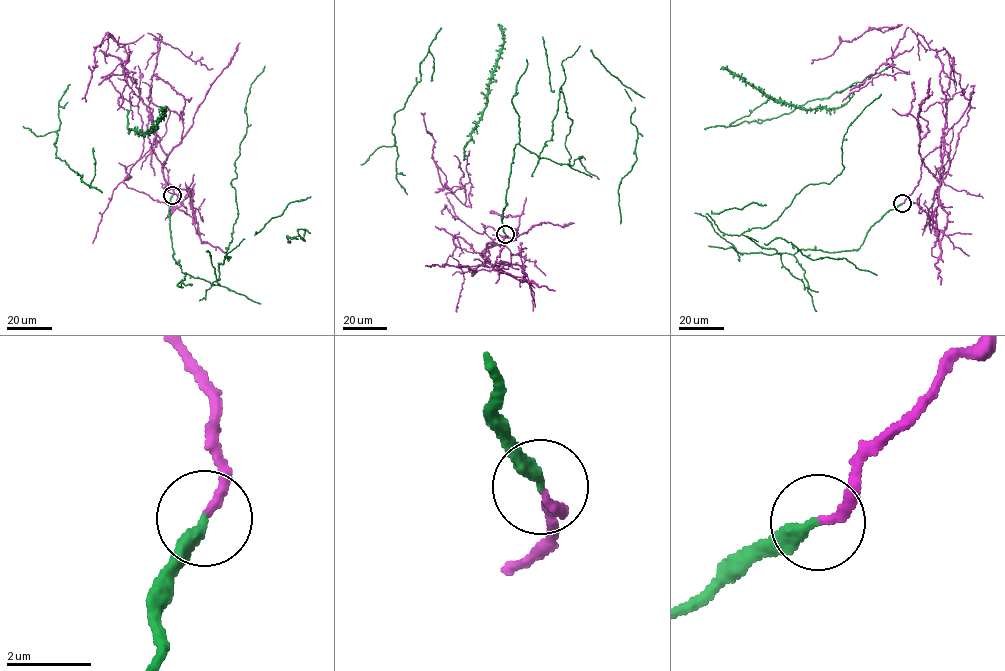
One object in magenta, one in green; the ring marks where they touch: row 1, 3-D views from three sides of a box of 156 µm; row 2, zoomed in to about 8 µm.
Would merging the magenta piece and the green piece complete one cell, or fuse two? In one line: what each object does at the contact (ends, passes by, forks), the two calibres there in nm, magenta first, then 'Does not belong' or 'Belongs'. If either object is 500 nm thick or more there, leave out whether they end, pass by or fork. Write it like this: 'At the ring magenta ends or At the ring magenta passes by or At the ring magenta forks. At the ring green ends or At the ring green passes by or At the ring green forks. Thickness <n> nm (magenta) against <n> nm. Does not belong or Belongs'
At the ring magenta ends. At the ring green ends. Thickness 190 nm (magenta) against 320 nm. Does not belong

